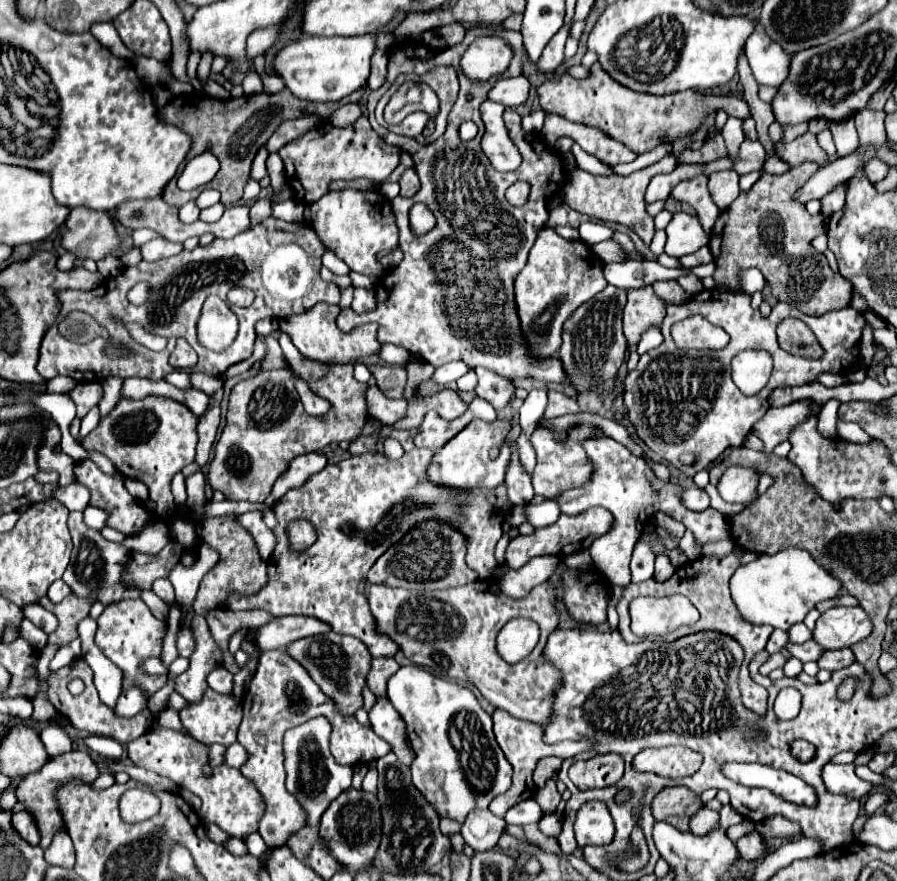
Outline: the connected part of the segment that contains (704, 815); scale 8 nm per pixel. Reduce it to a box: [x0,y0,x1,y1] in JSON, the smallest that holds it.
[691,808,719,836]

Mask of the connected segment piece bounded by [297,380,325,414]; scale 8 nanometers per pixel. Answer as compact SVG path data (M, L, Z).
M299 380L297 382L297 392L301 396L305 412L309 412L309 414L323 414L325 412L325 400L321 396L317 396L315 392L311 392L309 386L307 386L307 382Z

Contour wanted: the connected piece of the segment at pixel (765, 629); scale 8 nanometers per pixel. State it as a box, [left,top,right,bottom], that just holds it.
[617,546,773,714]

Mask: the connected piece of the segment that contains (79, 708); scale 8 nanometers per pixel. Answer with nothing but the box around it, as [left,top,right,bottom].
[47,658,153,744]

